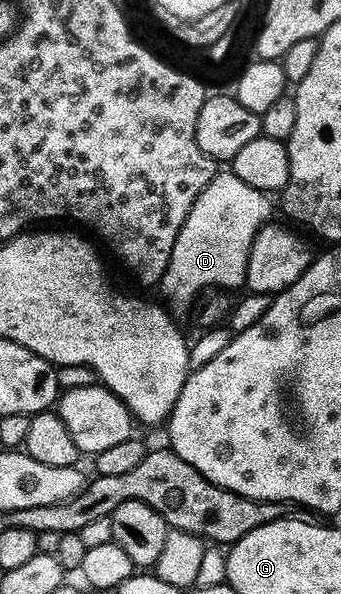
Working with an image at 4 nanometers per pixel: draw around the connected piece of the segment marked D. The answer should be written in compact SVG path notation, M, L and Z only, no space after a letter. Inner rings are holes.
M216 173L213 181L205 185L205 189L193 201L193 209L189 209L189 217L185 217L185 225L175 239L171 260L161 280L161 288L169 298L179 303L194 297L198 291L206 292L208 289L229 289L227 287L244 286L246 277L246 263L250 255L250 245L254 235L263 225L272 218L271 203L266 194L253 185L245 185L241 177L230 173Z

